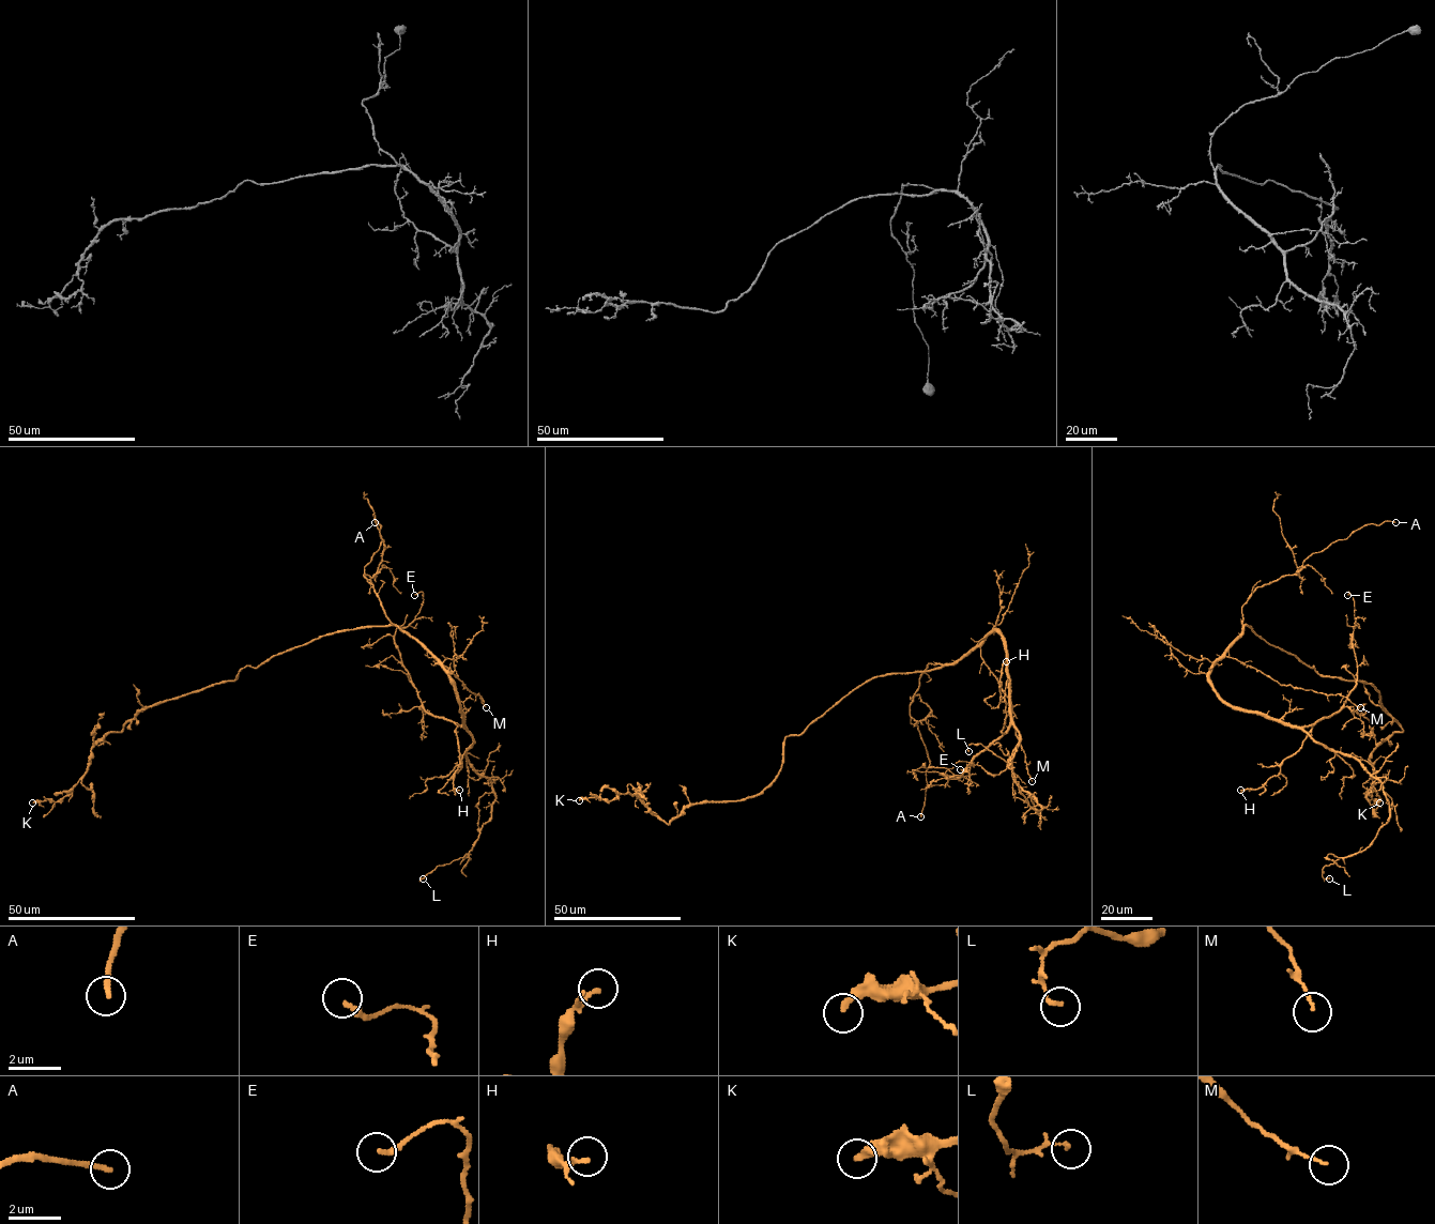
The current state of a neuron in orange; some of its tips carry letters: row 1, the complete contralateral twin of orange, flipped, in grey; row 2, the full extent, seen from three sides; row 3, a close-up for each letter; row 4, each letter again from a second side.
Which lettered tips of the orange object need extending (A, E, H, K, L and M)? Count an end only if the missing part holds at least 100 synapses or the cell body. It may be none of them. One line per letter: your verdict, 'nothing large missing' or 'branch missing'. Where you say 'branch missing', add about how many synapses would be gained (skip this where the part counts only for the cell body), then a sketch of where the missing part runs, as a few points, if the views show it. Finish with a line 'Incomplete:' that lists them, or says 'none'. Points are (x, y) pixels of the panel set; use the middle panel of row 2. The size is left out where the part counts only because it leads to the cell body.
A: branch missing; course (920, 816), (917, 825), (884, 857)
E: nothing large missing
H: nothing large missing
K: nothing large missing
L: nothing large missing
M: nothing large missing
Incomplete: A

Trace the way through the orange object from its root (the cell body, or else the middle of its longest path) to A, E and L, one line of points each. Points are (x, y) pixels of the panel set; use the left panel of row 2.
A: (381, 627), (395, 625), (364, 576), (364, 567), (383, 540), (380, 535), (381, 525), (375, 522)
E: (381, 627), (397, 625), (436, 658), (463, 727), (424, 708), (395, 643), (420, 611), (423, 593), (414, 595)
L: (381, 627), (413, 637), (446, 673), (473, 739), (467, 760), (495, 796), (492, 816), (467, 855), (423, 878)

